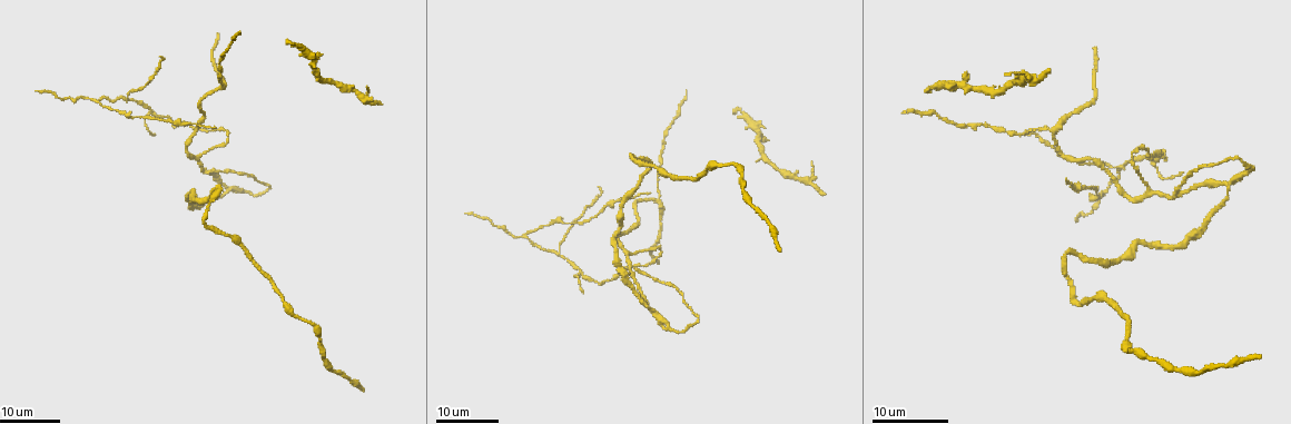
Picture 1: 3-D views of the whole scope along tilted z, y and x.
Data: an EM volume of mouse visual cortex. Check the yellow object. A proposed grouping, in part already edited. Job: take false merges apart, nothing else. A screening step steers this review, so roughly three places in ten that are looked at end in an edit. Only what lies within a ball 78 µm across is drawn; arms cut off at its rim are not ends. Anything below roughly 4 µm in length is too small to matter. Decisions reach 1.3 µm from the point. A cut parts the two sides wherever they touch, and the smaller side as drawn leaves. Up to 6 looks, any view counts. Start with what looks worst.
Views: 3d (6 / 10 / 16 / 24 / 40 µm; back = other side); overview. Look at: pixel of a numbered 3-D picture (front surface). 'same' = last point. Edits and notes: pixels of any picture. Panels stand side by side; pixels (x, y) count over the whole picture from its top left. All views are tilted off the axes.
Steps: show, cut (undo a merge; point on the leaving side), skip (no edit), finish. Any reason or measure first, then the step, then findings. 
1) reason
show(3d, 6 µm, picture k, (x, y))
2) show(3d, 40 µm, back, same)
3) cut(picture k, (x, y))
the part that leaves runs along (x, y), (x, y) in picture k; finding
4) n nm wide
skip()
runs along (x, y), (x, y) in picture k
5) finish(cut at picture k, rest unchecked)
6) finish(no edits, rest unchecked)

side arm on a straight run
show(3d, 24 µm, picture 1, (1122, 165))

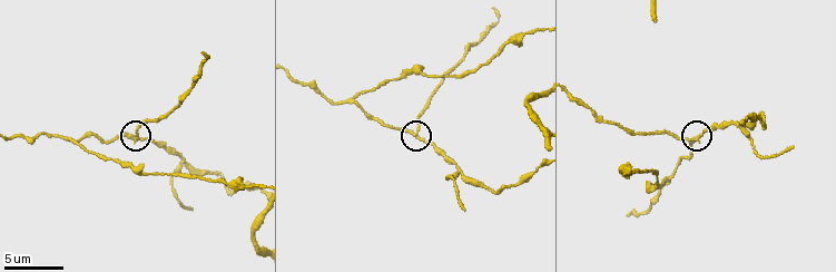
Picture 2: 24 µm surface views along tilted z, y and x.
closer look
show(3d, 10 µm, picture 2, (417, 133))

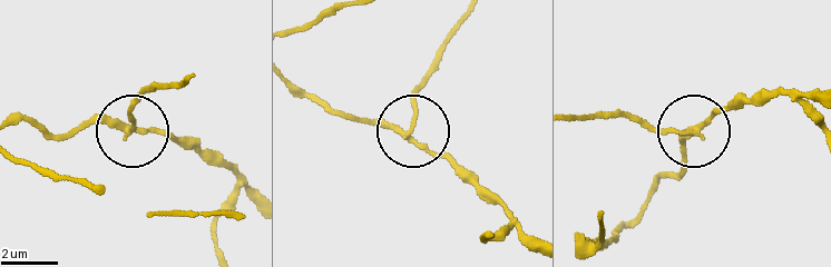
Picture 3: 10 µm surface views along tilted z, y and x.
cut(picture 3, (133, 109))
the part that leaves runs along (128, 131), (147, 83), (179, 82) in picture 3; two cells meet here

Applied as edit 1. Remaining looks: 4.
show(overview)

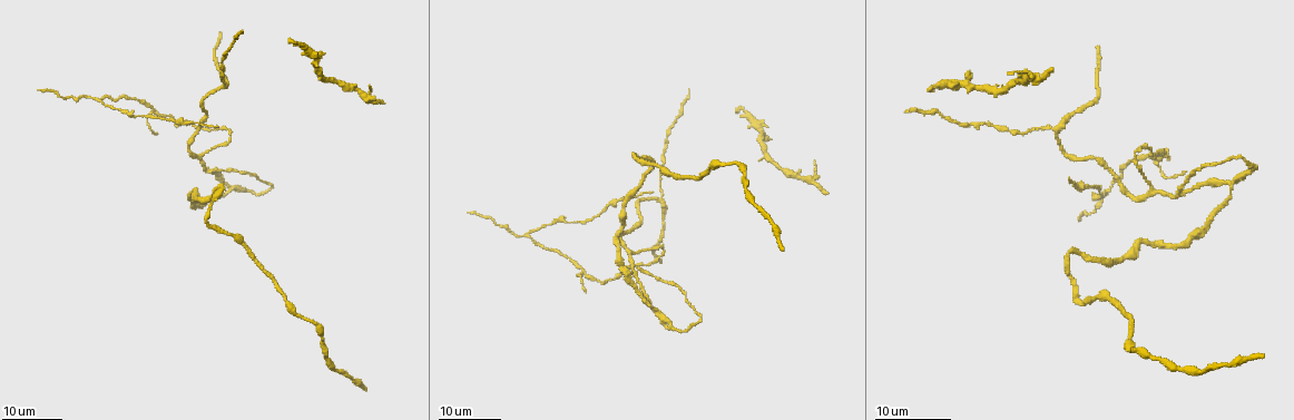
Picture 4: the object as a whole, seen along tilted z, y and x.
three arms meet
show(3d, 24 µm, picture 4, (154, 110))

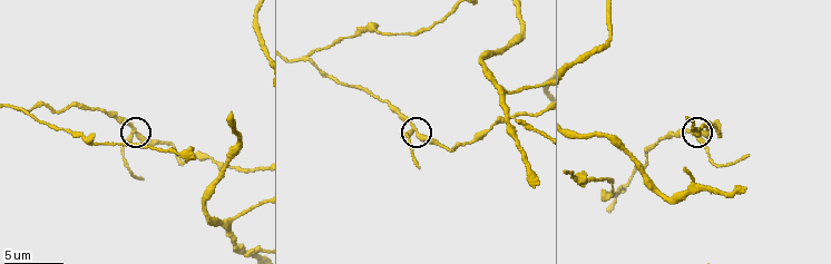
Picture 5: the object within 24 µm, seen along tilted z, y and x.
show(3d, 10 µm, picture 5, (130, 133))

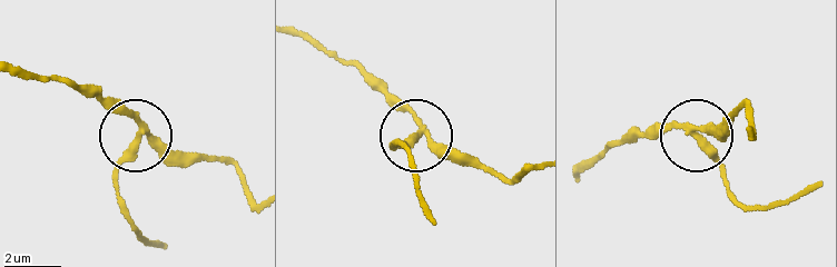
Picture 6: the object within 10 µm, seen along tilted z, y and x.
show(3d, 6 µm, picture 6, (136, 138))

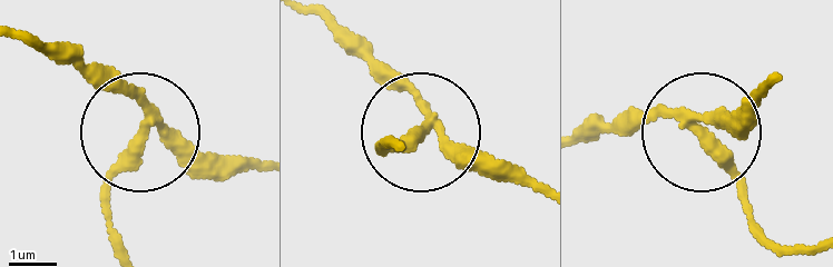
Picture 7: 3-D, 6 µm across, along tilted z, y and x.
cut(picture 7, (107, 174))
the part that leaves runs along (146, 131), (108, 189), (109, 240) in picture 7; a second cell is stuck on

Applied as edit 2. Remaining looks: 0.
finish(cut at picture 3, cut at picture 7, rest unchecked)

